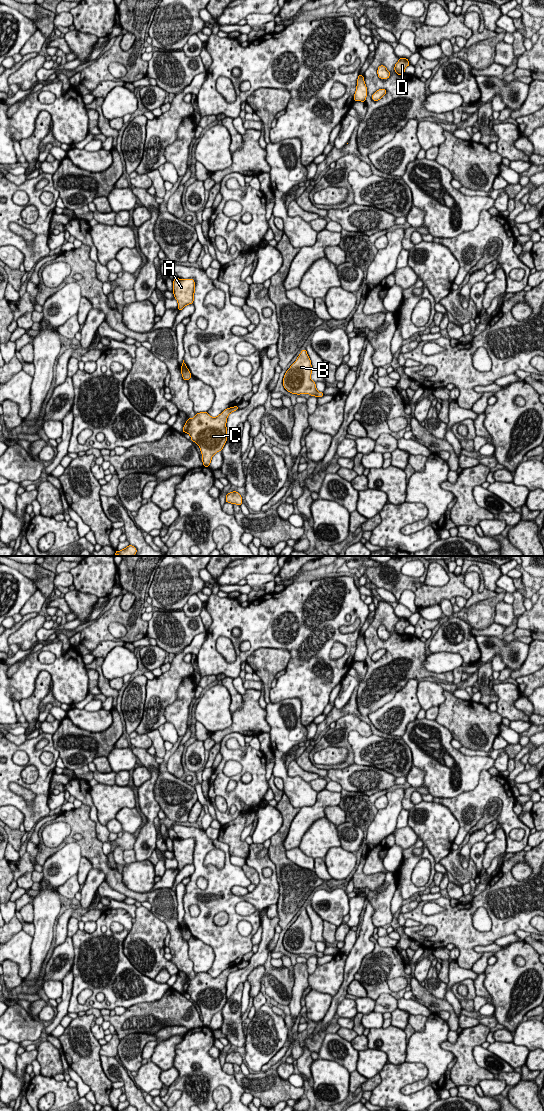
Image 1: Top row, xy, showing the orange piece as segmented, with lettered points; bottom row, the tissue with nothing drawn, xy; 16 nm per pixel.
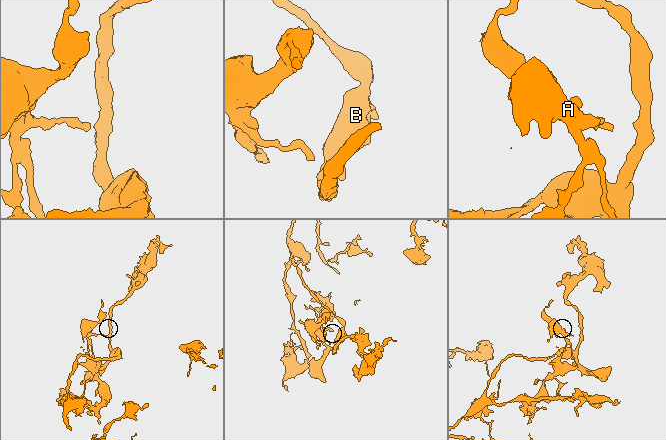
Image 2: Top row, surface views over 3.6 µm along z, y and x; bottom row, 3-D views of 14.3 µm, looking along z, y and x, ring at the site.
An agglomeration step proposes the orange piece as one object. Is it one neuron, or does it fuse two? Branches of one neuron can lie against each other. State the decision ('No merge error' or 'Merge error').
Merge error

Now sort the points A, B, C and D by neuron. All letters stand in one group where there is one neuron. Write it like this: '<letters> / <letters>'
A / B C D

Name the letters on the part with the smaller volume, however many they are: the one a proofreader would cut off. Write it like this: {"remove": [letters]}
{"remove": ["A"]}

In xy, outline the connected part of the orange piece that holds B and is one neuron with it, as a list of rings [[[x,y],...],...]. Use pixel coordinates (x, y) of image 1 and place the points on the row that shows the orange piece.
[[[304,349],[286,371],[283,378],[283,386],[292,394],[310,394],[318,398],[323,397],[324,394],[316,389],[315,382],[311,380],[311,374],[311,360],[306,349]]]

